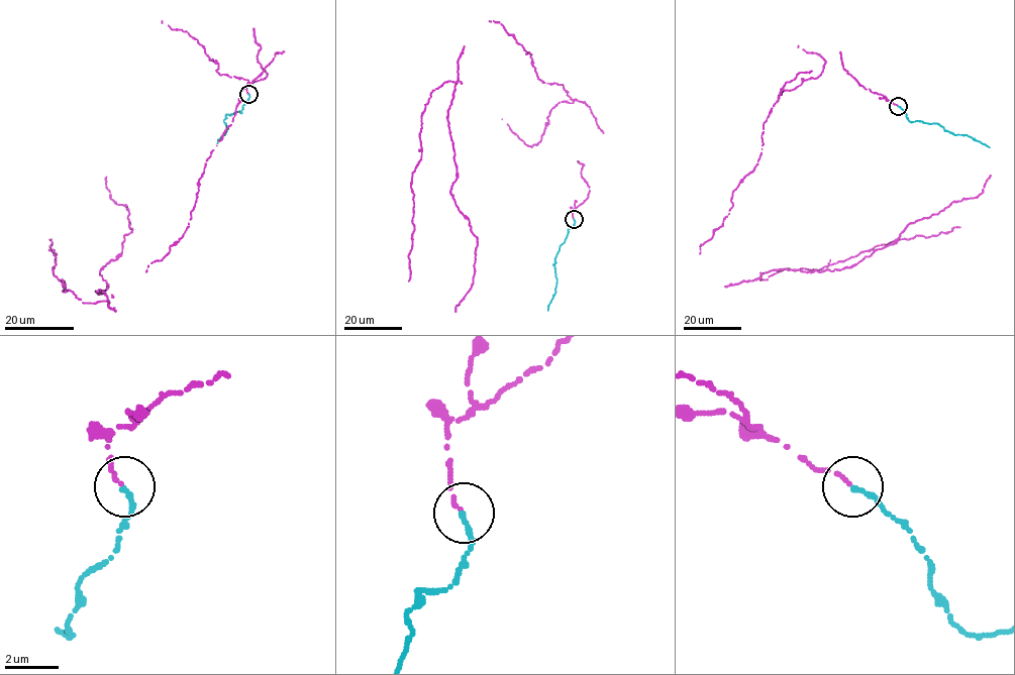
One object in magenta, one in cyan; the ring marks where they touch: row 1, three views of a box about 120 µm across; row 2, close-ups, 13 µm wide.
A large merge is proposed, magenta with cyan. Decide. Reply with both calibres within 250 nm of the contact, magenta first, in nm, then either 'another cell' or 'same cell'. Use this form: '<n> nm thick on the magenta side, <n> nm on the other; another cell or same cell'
130 nm thick on the magenta side, 180 nm on the other; same cell

